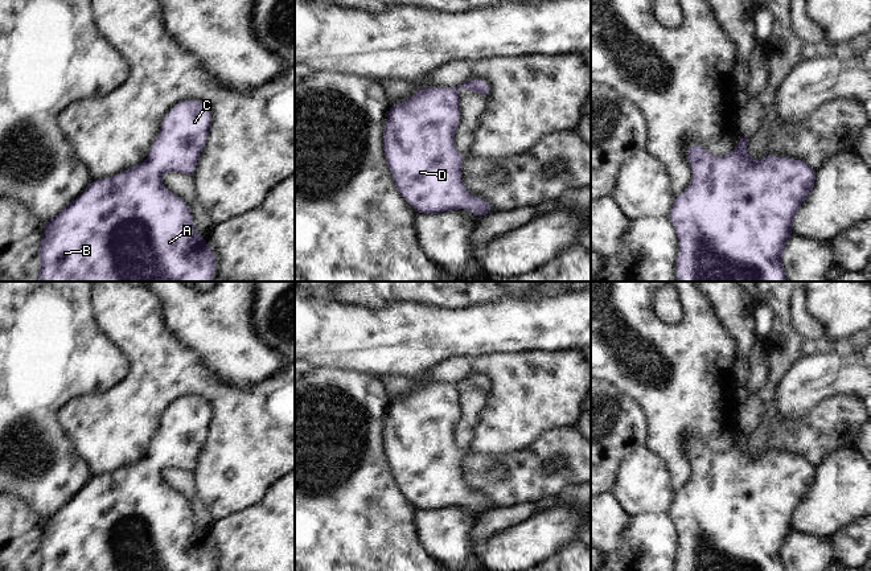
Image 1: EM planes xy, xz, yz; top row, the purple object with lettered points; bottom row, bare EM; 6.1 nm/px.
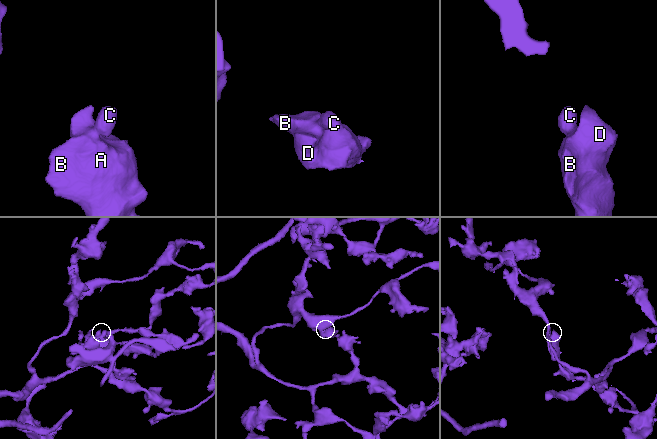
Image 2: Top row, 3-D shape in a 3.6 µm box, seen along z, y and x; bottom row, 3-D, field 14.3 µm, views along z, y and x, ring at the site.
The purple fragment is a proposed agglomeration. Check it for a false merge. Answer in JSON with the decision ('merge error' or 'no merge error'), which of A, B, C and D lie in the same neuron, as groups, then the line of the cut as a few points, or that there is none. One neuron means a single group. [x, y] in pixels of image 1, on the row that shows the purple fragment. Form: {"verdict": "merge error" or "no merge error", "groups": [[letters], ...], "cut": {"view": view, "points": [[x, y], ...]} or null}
{"verdict": "no merge error", "groups": [["A", "B", "C", "D"]], "cut": null}

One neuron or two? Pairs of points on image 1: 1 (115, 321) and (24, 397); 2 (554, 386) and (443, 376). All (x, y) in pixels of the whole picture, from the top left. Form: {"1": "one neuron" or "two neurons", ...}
{"1": "two neurons", "2": "one neuron"}

